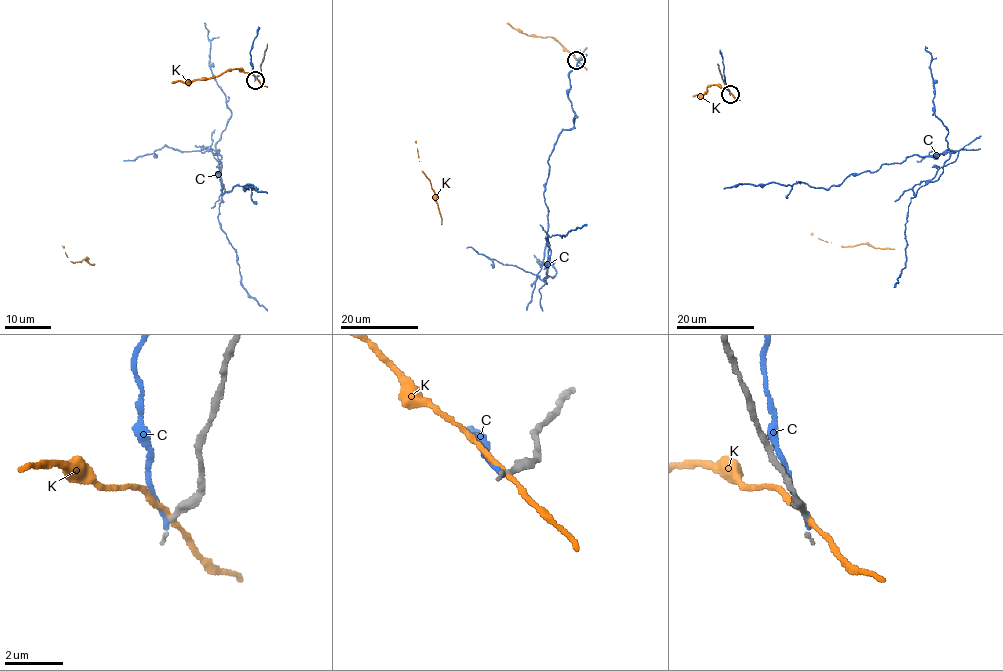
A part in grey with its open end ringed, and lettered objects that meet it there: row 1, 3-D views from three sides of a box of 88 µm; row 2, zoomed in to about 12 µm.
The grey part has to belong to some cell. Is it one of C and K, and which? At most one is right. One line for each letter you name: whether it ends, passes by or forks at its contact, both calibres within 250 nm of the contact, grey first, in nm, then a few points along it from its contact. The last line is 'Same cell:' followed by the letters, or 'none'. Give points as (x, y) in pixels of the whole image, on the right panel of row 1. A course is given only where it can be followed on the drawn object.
Same cell: none

